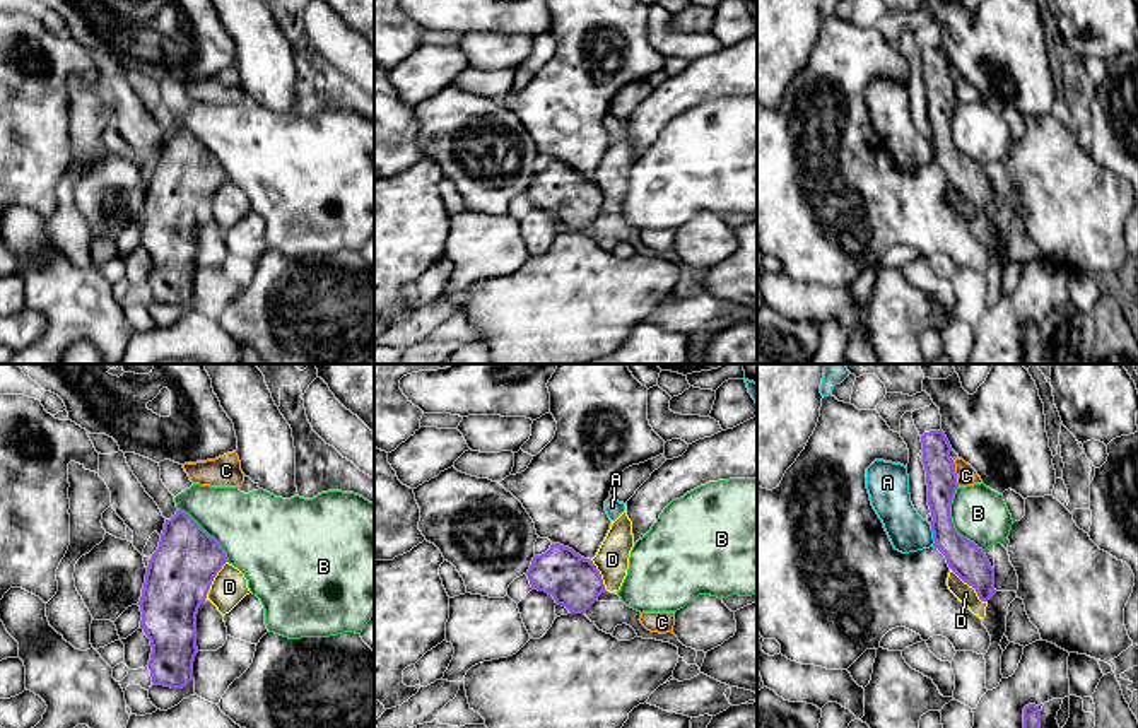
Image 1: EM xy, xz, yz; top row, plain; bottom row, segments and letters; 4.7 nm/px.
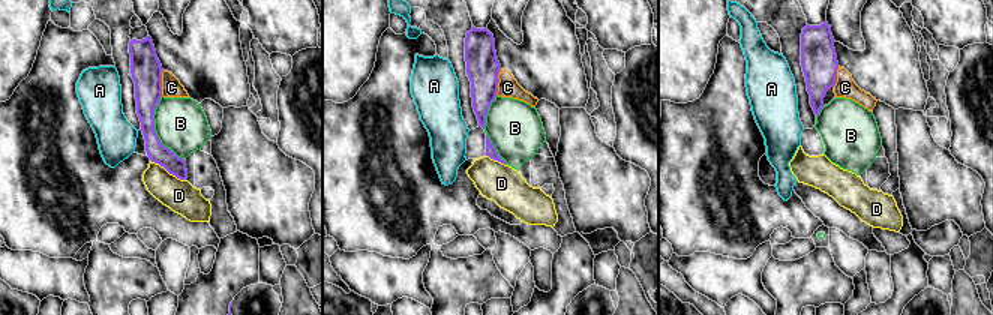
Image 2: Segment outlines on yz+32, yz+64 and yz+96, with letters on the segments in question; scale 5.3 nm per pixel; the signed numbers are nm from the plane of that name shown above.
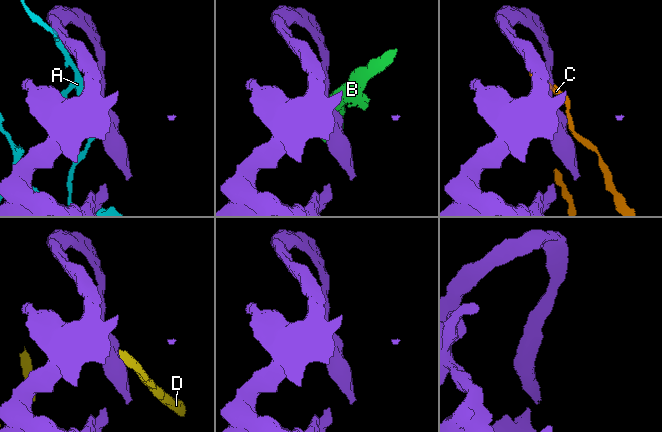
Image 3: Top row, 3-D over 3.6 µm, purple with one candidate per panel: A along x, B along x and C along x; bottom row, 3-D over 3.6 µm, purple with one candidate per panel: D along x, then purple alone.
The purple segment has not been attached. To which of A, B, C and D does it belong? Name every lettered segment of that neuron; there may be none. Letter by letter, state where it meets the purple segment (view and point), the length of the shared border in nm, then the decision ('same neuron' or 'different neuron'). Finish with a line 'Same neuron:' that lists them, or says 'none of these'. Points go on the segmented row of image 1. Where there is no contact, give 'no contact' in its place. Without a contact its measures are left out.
A: meets purple in yz at (933, 535); contact 110 nm long; different neuron
B: meets purple in yz at (950, 522); contact 320 nm long; different neuron
C: meets purple in yz at (956, 474); contact 120 nm long; different neuron
D: meets purple in yz at (971, 585); contact 240 nm long; same neuron
Same neuron: D

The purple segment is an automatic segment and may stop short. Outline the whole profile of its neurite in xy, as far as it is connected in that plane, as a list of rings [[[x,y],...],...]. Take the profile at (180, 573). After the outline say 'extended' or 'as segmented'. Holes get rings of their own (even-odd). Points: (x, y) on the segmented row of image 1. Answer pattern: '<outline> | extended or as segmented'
[[[178,509],[166,520],[138,602],[140,629],[152,646],[152,684],[171,689],[190,684],[200,605],[208,598],[226,615],[249,593],[244,574],[188,513]]] | extended

